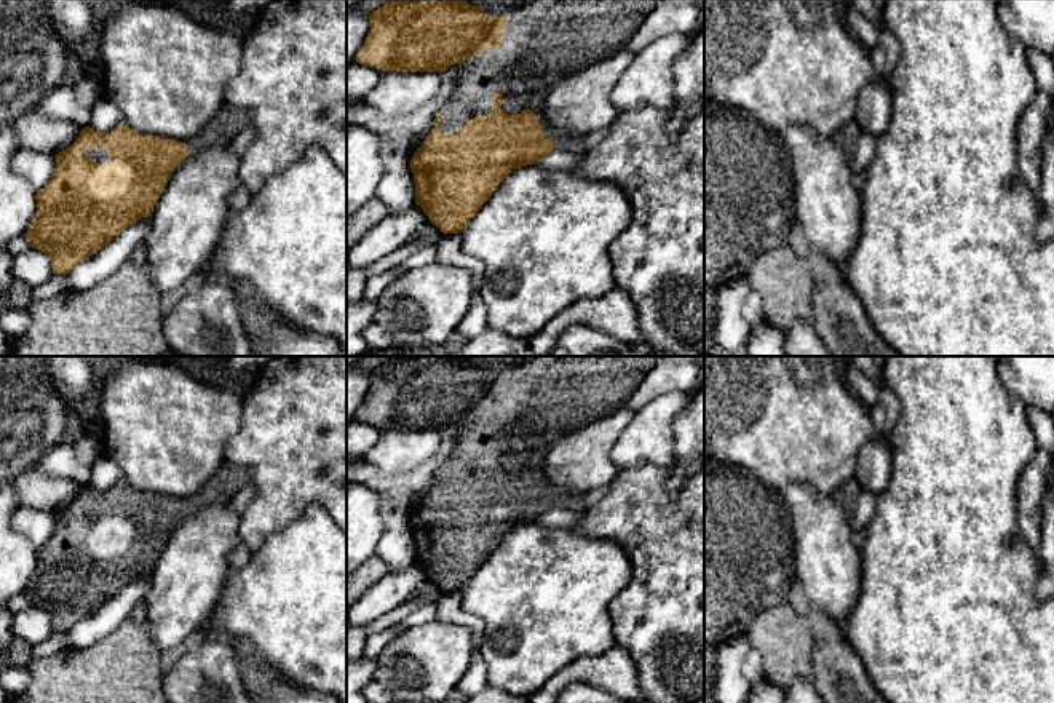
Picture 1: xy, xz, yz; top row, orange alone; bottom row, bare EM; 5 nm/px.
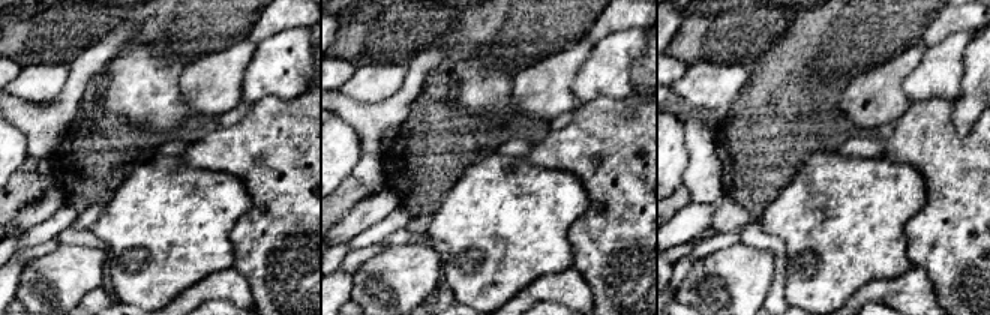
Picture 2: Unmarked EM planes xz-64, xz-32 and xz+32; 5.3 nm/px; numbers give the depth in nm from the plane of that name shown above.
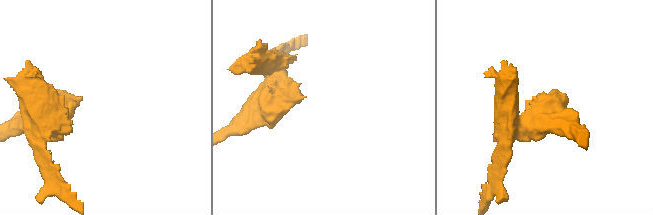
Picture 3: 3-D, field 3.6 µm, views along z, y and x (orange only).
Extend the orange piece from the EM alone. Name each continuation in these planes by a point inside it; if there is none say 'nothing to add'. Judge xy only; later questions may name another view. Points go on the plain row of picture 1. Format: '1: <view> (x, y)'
1: xy (227, 481)
2: xy (99, 515)

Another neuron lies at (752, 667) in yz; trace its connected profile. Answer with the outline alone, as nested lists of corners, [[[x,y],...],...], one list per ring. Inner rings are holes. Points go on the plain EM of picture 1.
[[[752,649],[747,652],[744,661],[743,661],[743,674],[747,679],[751,685],[755,685],[763,676],[763,660],[757,649]]]

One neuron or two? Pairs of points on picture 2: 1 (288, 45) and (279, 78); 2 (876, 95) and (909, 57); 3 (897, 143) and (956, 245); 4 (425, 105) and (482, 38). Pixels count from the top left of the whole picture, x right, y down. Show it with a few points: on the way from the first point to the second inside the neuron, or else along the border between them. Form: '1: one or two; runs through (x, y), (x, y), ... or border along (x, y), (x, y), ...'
1: one; runs through (285, 53), (279, 71)
2: one; runs through (881, 86), (900, 66)
3: one; runs through (924, 161), (954, 191), (956, 218)
4: one; runs through (440, 86), (446, 65), (462, 48)

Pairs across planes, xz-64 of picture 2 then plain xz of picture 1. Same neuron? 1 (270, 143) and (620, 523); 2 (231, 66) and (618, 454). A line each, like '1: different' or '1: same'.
1: same
2: different

